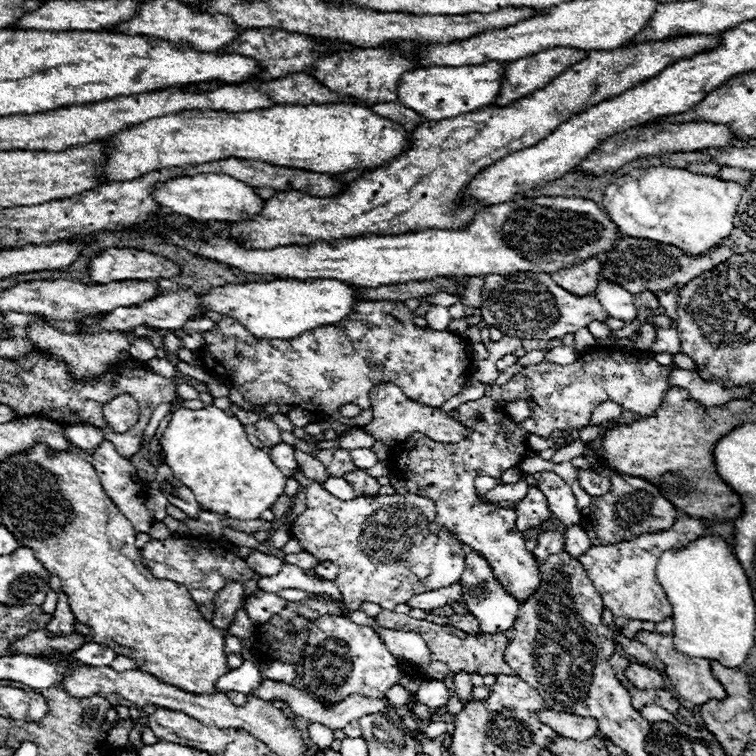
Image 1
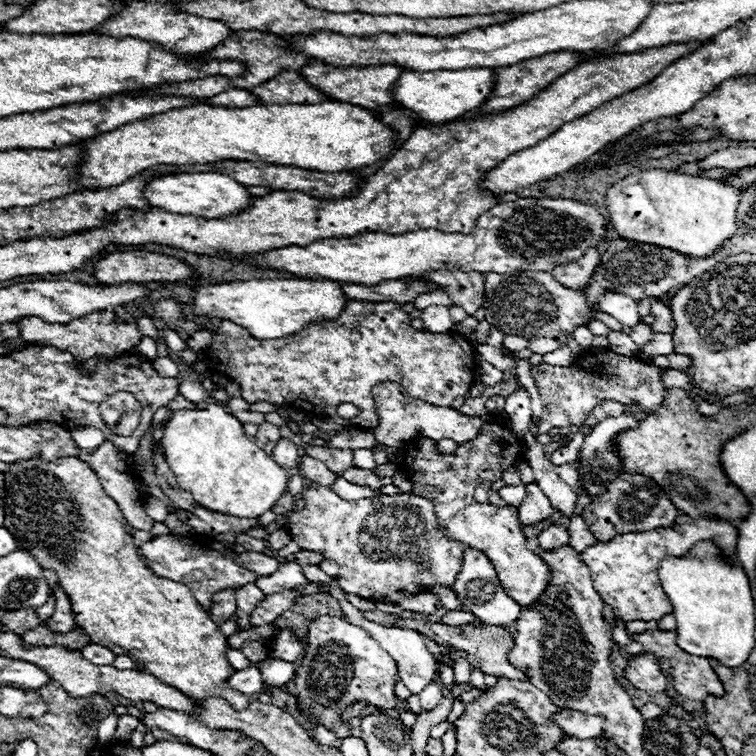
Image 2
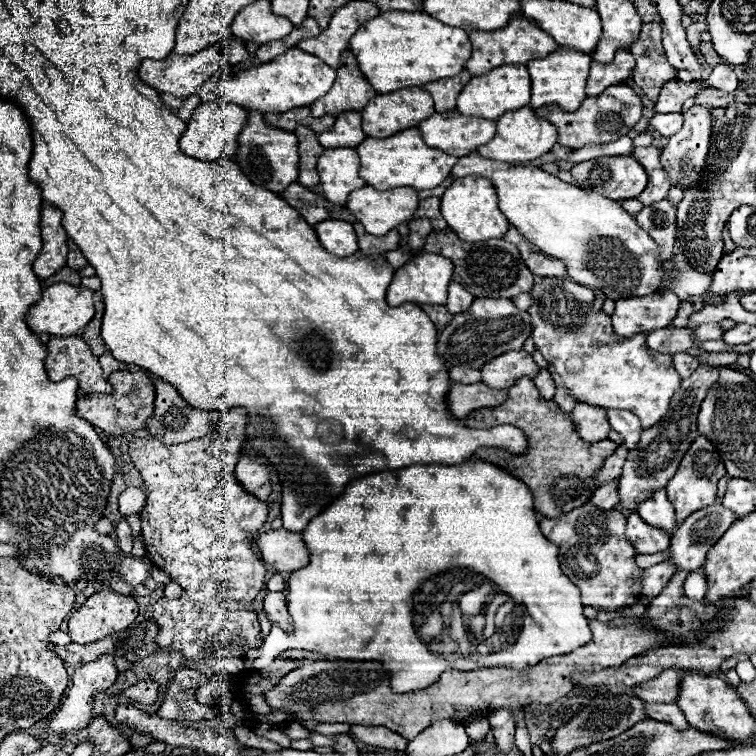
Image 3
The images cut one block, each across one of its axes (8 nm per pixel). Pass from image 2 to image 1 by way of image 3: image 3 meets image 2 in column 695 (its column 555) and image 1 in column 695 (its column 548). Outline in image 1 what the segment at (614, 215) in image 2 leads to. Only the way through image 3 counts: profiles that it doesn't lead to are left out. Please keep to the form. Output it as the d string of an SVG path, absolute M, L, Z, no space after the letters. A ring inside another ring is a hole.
M684 168L632 170L604 191L603 206L622 236L654 240L678 246L686 254L700 256L734 230L736 206L744 188L736 182L694 174Z

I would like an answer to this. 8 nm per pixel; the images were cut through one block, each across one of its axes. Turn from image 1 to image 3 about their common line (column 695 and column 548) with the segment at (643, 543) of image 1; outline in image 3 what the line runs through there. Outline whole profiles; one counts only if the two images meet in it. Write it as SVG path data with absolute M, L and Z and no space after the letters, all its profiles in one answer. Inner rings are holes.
M592 504L574 508L560 518L544 518L540 522L542 534L560 550L560 564L564 574L580 588L582 604L594 608L618 610L638 602L640 568L634 564L636 550L624 538L626 518L618 510L600 510Z

